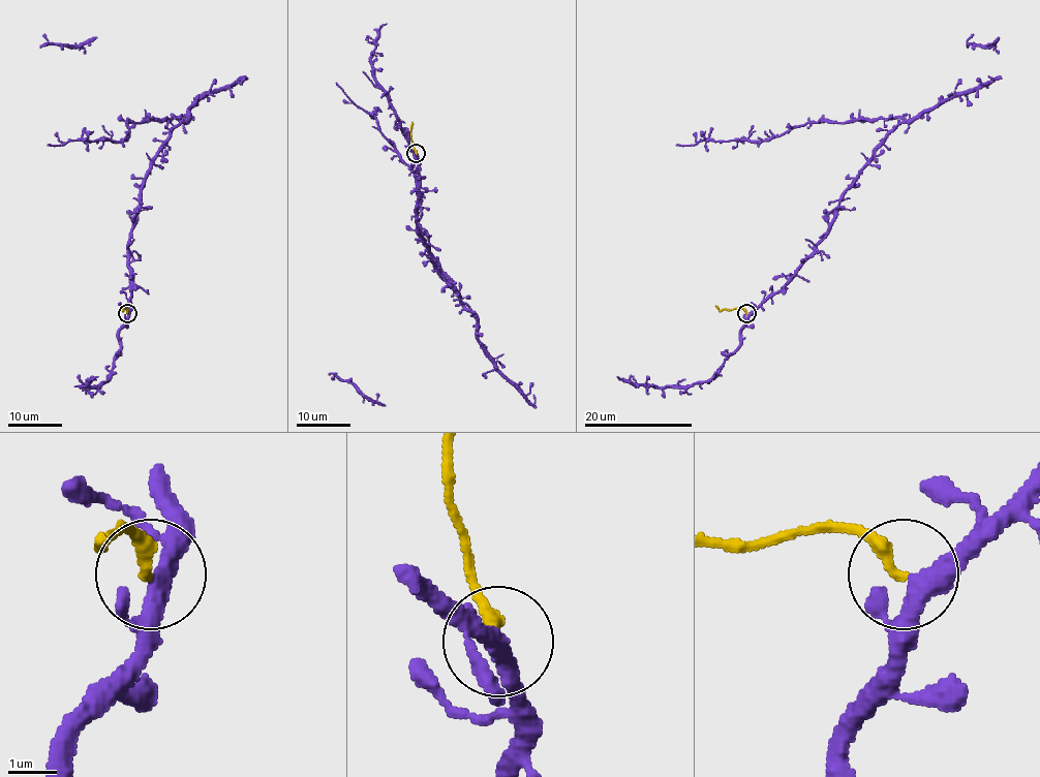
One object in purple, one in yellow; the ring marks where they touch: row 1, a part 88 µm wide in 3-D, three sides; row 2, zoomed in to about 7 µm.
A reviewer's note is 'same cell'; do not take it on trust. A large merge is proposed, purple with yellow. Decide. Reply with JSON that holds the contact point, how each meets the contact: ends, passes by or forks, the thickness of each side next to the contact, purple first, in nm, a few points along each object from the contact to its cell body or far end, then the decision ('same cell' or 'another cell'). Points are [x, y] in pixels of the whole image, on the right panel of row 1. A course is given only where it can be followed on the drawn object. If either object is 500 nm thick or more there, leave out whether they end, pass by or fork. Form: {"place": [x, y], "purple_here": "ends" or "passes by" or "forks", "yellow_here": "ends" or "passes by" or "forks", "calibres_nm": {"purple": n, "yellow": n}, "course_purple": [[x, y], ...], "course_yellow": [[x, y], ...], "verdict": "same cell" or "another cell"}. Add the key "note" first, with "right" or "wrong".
{"note": "wrong", "place": [746, 313], "purple_here": "passes by", "yellow_here": "ends", "calibres_nm": {"purple": 360, "yellow": 260}, "course_purple": [[747, 312], [814, 252], [834, 218], [839, 195], [896, 119], [825, 121], [763, 140], [676, 144]], "course_yellow": [[746, 312], [742, 309], [720, 310], [715, 306]], "verdict": "another cell"}

